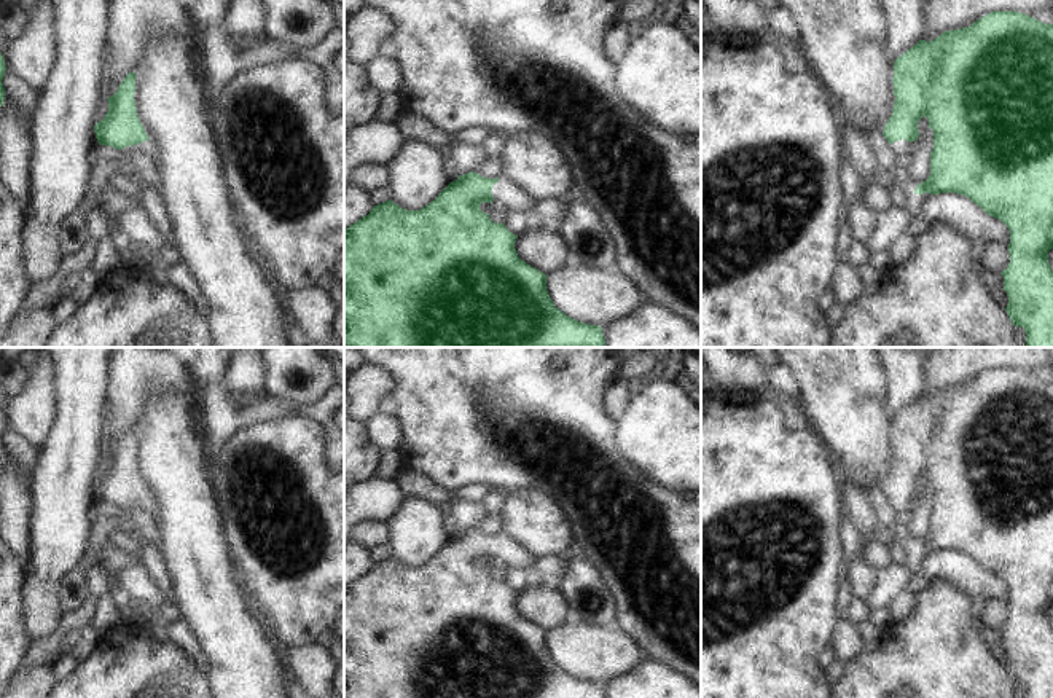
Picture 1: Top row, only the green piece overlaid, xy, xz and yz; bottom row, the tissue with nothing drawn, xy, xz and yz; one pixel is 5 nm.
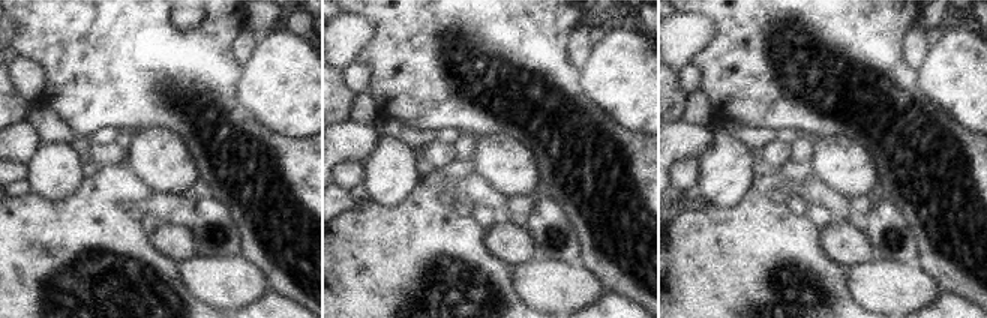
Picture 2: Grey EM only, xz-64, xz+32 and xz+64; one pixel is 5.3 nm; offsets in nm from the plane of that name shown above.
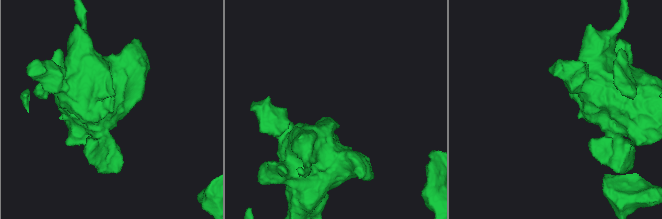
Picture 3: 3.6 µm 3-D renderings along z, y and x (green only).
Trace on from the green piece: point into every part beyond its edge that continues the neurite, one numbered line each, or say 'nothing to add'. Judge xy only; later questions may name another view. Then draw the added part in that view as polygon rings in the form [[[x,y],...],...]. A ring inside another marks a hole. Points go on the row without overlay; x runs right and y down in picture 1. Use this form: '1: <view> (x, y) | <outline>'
1: xy (147, 504) | [[[145,497],[142,500],[137,500],[135,505],[139,508],[145,510],[150,515],[153,515],[153,512],[155,512],[155,502],[150,497]]]

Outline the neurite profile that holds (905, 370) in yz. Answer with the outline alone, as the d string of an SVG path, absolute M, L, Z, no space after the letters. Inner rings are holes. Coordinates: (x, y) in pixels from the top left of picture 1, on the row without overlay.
M878 347L887 376L887 411L895 419L924 390L924 354Z

